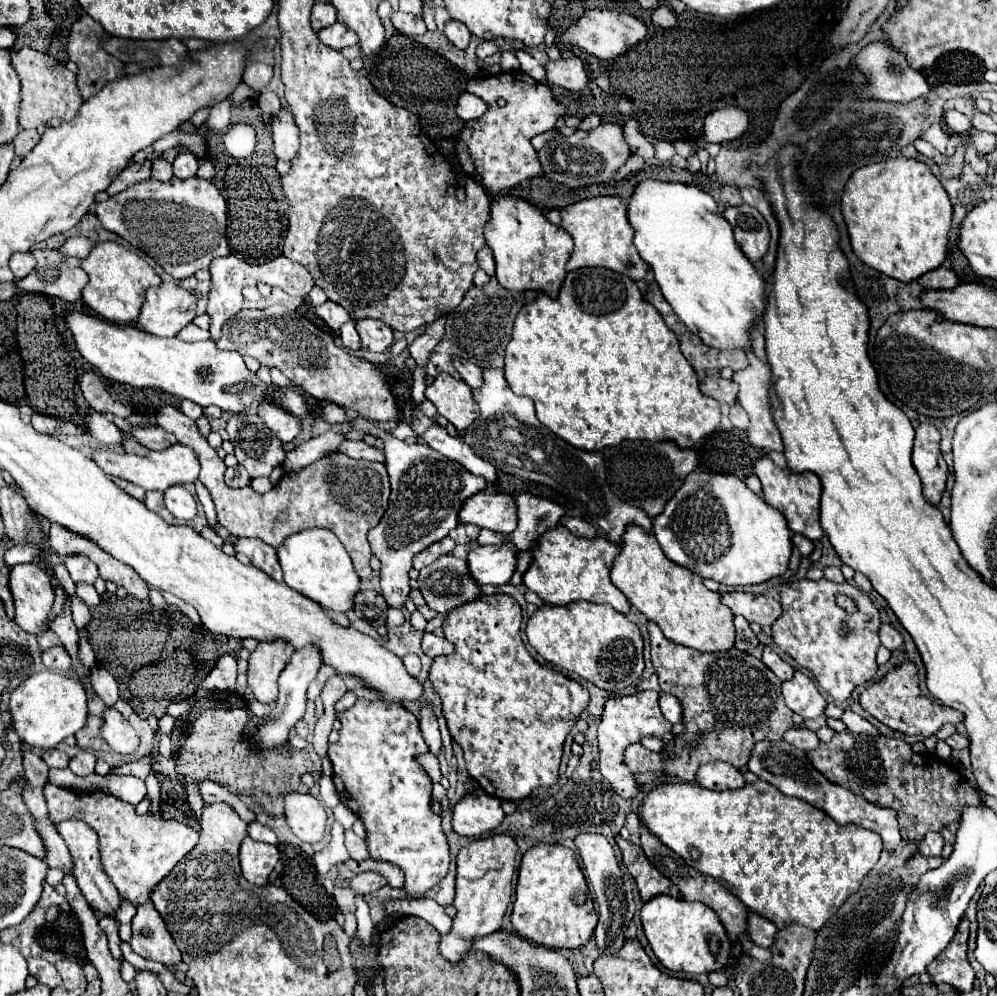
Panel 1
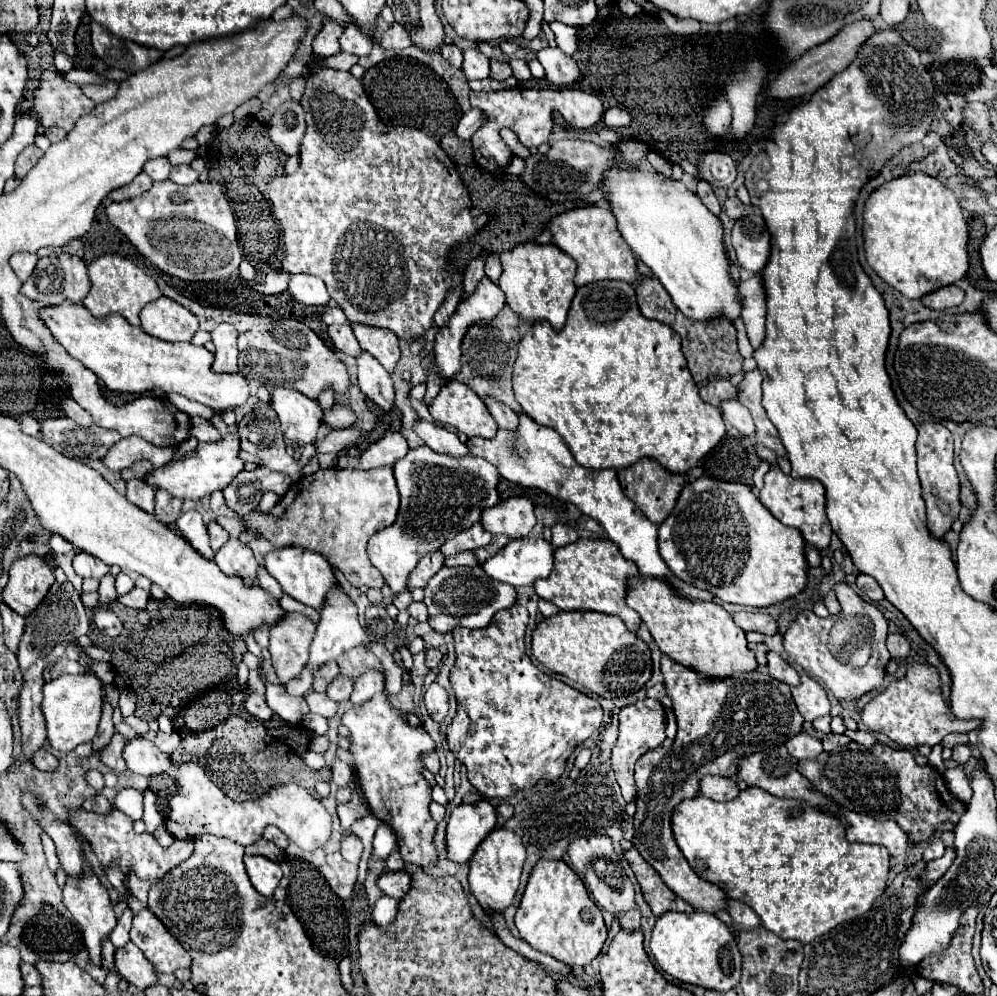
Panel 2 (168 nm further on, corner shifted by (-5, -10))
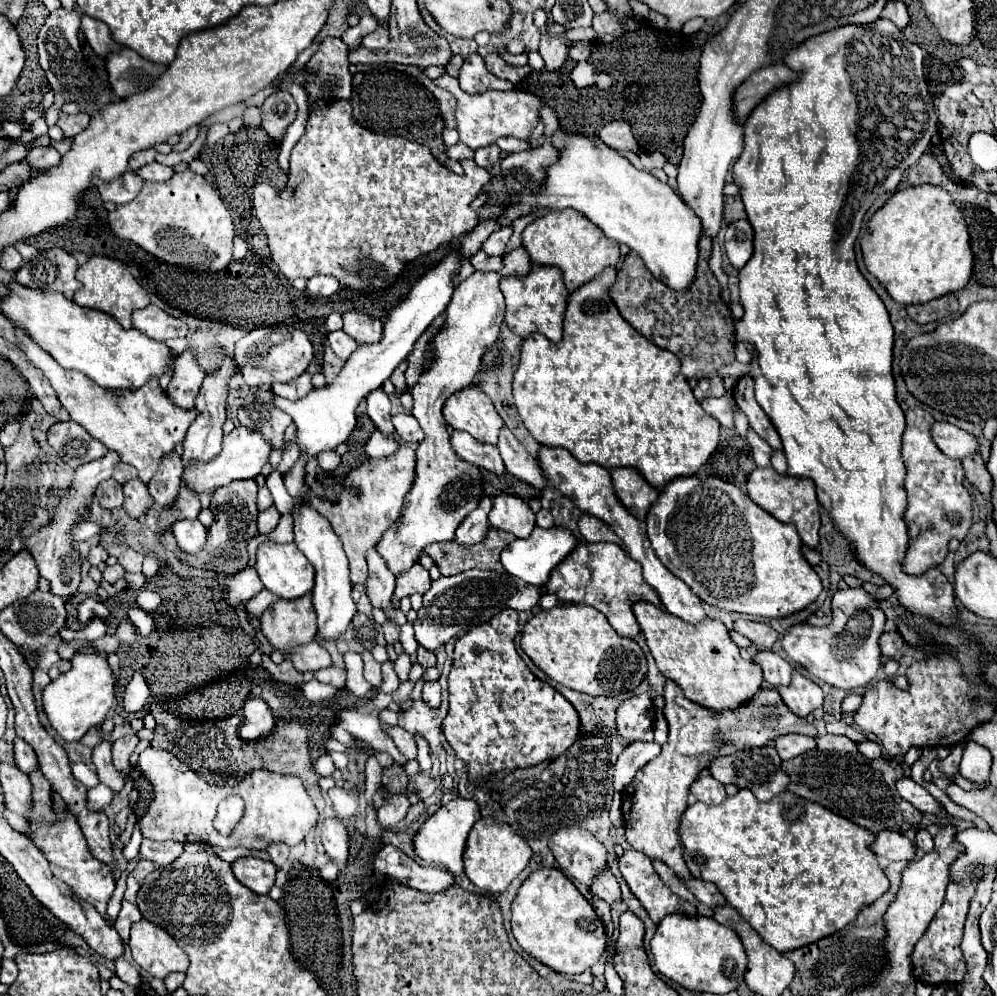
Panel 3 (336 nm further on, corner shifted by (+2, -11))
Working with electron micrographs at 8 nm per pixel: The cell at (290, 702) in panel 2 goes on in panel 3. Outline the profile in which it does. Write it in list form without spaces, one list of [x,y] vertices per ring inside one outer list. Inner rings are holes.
[[[178,520],[172,526],[172,534],[184,552],[198,554],[206,544],[208,530],[200,524],[200,520]]]

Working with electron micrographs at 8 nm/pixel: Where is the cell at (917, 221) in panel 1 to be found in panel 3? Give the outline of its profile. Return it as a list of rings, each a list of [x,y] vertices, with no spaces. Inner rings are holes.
[[[934,184],[908,186],[894,192],[868,220],[868,234],[862,236],[860,246],[868,272],[904,306],[924,304],[964,288],[974,266],[964,216],[950,194]]]

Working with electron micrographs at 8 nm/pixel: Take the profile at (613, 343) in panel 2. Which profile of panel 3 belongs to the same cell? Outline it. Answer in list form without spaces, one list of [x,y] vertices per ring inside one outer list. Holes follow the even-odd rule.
[[[608,268],[600,278],[570,294],[564,314],[564,336],[558,344],[552,344],[540,334],[524,338],[520,364],[512,382],[514,402],[522,422],[538,444],[562,446],[578,462],[594,462],[608,470],[634,466],[654,488],[664,488],[674,478],[696,474],[718,446],[720,424],[700,408],[700,402],[680,372],[680,360],[672,352],[656,348],[656,344],[640,336],[620,316],[608,294],[614,282],[616,270]]]

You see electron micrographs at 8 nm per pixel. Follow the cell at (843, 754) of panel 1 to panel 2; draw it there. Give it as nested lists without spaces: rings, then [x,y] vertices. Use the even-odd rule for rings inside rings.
[[[849,743],[847,747],[835,749],[835,751],[823,751],[819,757],[815,759],[805,759],[799,761],[799,769],[797,769],[805,779],[809,779],[809,783],[823,795],[827,795],[833,803],[837,803],[839,807],[847,809],[847,811],[857,811],[857,813],[865,813],[873,819],[879,821],[895,821],[913,843],[923,843],[929,841],[935,827],[939,823],[959,823],[959,819],[965,813],[965,803],[961,803],[957,797],[953,797],[949,793],[949,789],[945,787],[943,777],[931,767],[931,765],[917,765],[915,763],[915,755],[907,749],[891,749],[889,745],[877,743],[875,747],[863,747],[859,743]]]

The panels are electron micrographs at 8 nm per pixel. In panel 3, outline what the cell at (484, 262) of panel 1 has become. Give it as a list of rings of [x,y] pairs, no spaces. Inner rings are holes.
[[[482,250],[478,254],[472,256],[472,266],[480,272],[500,272],[504,268],[504,262],[502,262],[502,256],[488,256],[484,254]]]

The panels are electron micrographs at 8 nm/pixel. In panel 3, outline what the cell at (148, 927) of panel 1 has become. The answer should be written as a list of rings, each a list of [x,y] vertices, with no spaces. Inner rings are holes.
[[[144,918],[132,924],[128,946],[140,968],[154,978],[166,978],[170,972],[184,972],[188,968],[188,956],[176,940]]]

